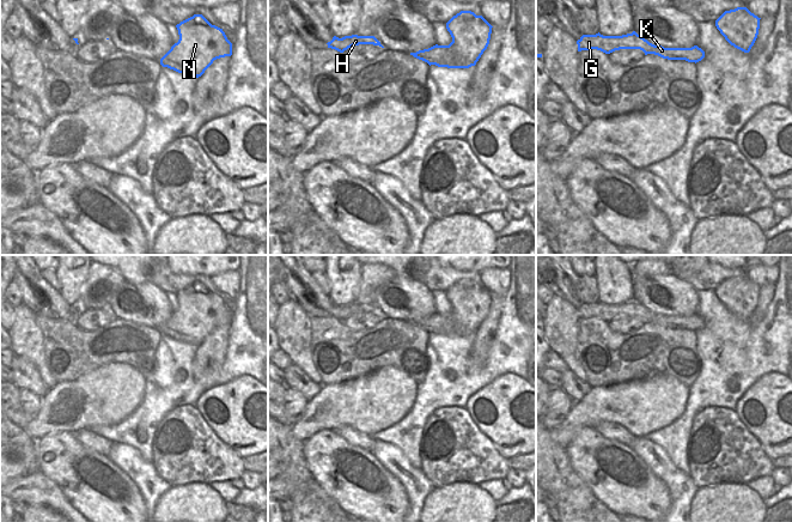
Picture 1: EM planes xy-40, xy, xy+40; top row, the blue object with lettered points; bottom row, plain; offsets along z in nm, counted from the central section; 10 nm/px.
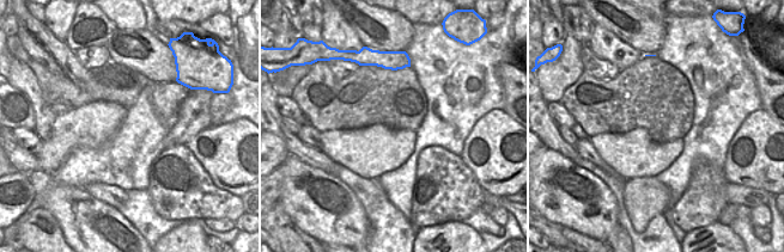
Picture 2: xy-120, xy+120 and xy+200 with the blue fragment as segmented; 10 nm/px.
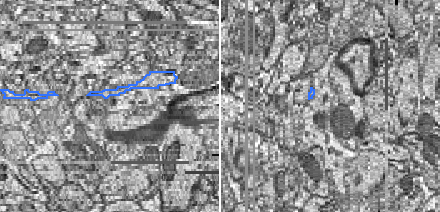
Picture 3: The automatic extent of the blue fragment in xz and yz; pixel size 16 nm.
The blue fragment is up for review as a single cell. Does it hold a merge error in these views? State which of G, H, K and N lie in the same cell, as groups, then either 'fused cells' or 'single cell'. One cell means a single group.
G H K N; single cell

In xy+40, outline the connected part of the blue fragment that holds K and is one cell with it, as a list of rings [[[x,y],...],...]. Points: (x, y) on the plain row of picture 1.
[[[635,299],[622,304],[583,303],[578,309],[578,320],[597,317],[610,322],[620,317],[640,317],[647,322],[654,322],[668,328],[686,328],[688,330],[699,330],[705,326],[705,320],[694,314],[692,316],[664,316],[654,314],[638,303]]]

